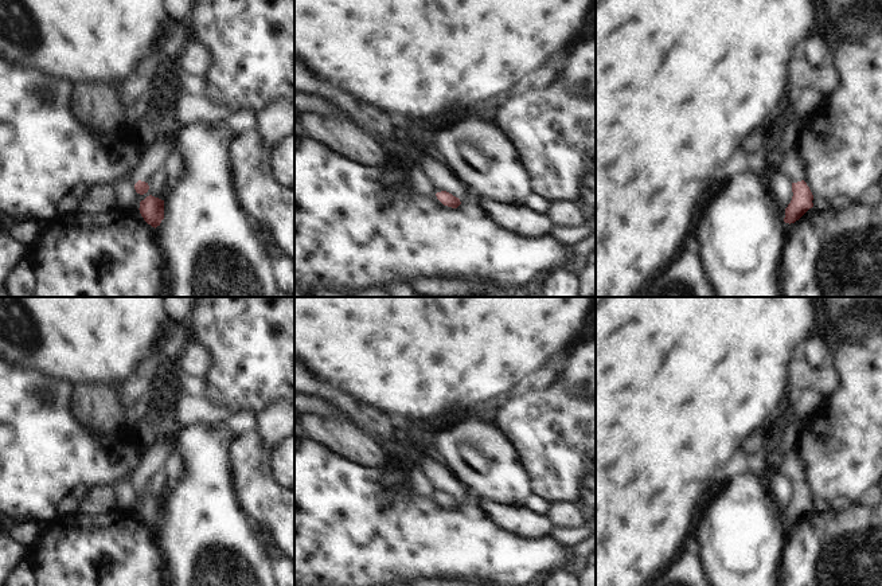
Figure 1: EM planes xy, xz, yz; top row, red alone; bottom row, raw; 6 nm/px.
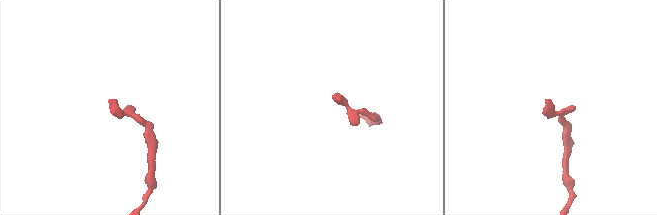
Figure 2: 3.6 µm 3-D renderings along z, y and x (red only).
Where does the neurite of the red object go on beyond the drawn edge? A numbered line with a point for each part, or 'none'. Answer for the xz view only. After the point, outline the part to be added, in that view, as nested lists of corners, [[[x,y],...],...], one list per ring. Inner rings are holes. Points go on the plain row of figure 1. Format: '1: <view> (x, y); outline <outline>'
none

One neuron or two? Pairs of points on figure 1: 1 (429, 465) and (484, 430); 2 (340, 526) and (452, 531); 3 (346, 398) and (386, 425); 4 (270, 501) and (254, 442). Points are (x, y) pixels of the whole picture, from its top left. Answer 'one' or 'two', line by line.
1: two
2: one
3: one
4: one

